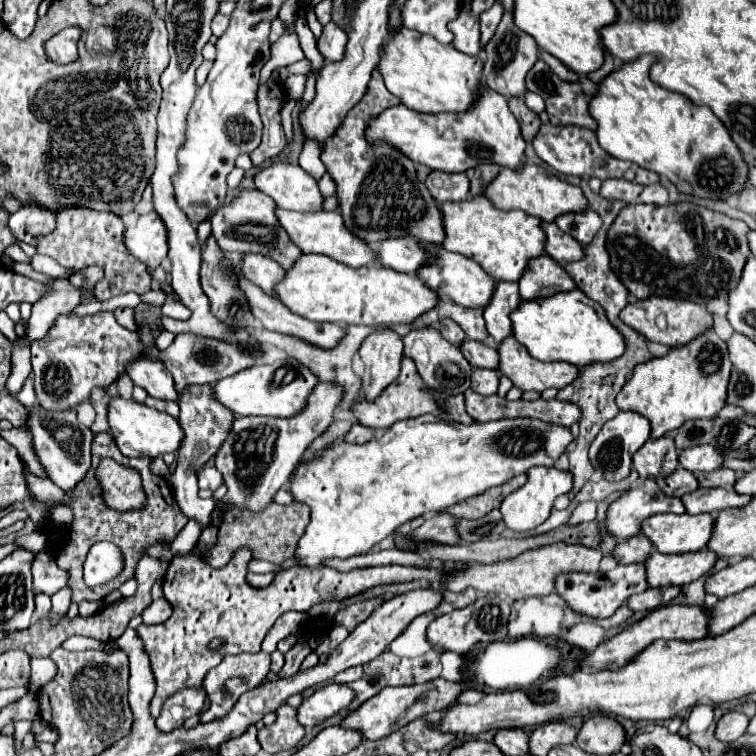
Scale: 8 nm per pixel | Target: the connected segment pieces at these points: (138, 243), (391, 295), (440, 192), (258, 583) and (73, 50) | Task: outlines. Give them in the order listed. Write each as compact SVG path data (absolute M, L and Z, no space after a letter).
M156 212L138 216L136 224L124 230L124 244L136 260L146 264L146 268L158 268L168 254L166 230L160 216Z
M302 254L274 290L280 302L294 314L312 322L336 322L344 326L392 326L412 322L438 302L434 290L424 286L414 274L400 274L378 264L352 268L320 254Z
M432 170L426 178L426 188L430 190L432 198L440 204L446 200L464 200L468 194L468 178L464 172L448 174L440 170Z
M248 574L246 576L246 580L248 580L248 584L256 588L265 588L272 582L272 578L274 578L274 574Z
M68 26L64 30L60 30L58 34L54 34L44 50L46 50L46 58L54 64L70 64L78 60L78 40L82 36L82 28L80 26Z

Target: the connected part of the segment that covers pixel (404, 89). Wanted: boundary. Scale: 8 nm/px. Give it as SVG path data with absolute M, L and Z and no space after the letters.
M400 26L392 30L382 46L378 70L384 76L386 88L400 98L400 102L416 112L460 112L466 110L474 100L474 90L478 88L482 62L474 56L458 52L452 44L444 46L436 38L418 34Z

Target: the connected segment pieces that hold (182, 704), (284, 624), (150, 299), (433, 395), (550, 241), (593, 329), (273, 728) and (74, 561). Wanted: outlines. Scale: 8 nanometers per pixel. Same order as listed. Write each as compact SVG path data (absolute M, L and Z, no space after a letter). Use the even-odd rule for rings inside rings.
M186 686L178 690L164 702L160 716L156 718L156 728L160 732L172 732L180 728L184 720L200 714L204 700L206 700L204 686Z
M286 612L286 614L282 614L282 616L276 620L276 624L268 630L268 634L266 634L264 642L262 642L262 652L272 654L272 652L276 650L276 644L278 644L282 638L286 638L286 636L296 634L296 632L308 622L308 618L310 618L310 616L304 614L304 612Z
M150 290L147 293L141 295L141 302L149 305L162 307L164 305L166 296L162 290Z
M402 358L398 378L390 386L386 386L386 390L382 390L382 394L376 400L364 400L364 396L360 394L356 404L352 406L352 414L354 414L356 422L360 422L364 426L372 426L372 428L390 428L398 420L416 418L416 416L430 414L430 412L440 420L450 420L450 422L460 422L460 424L474 422L464 410L464 396L462 394L460 396L446 396L446 394L440 394L436 390L430 390L424 384L424 380L418 376L416 366L410 358Z
M542 222L542 230L546 234L544 250L558 264L574 262L574 260L580 260L584 256L584 250L582 250L580 242L576 242L570 234L562 232L554 222Z
M578 288L568 292L558 292L548 298L522 300L516 310L512 310L512 334L528 350L528 354L542 362L570 362L578 368L590 362L610 362L624 352L624 338L606 320L600 306L600 316L592 308L598 306Z
M282 704L276 710L276 722L258 730L258 742L268 754L292 750L304 738L304 726L296 722L296 708Z
M98 432L92 440L92 466L90 470L86 472L86 476L78 482L78 486L66 490L64 494L68 496L68 502L64 506L68 506L72 510L72 522L70 522L70 528L68 526L56 526L54 520L52 520L52 510L58 508L56 502L44 502L44 500L38 500L38 498L32 498L32 500L26 500L22 502L22 508L30 514L30 518L38 524L38 530L42 534L46 534L46 540L52 548L52 552L56 552L57 565L68 570L69 580L67 586L72 588L74 596L72 600L74 602L82 602L82 600L102 600L108 592L116 590L124 580L132 578L134 576L134 568L136 568L136 562L144 556L144 550L150 546L150 544L156 544L160 540L164 542L172 542L176 538L176 534L186 526L188 518L184 518L184 514L178 510L174 498L172 498L172 492L170 488L166 486L164 478L156 476L152 470L150 470L150 464L152 464L152 458L126 458L120 454L120 450L116 448L112 436L108 432ZM100 458L114 458L114 460L140 460L140 474L142 474L142 482L144 482L144 490L146 490L146 496L148 496L148 504L142 512L114 512L114 510L108 510L108 506L104 506L104 500L100 498L100 488L96 486L96 478L94 478L94 470L100 462ZM100 540L108 540L108 542L114 542L122 556L124 556L124 568L122 572L112 578L110 582L106 584L100 584L100 586L86 586L84 584L84 574L82 574L82 564L86 560L86 554L90 550L92 544L100 542Z

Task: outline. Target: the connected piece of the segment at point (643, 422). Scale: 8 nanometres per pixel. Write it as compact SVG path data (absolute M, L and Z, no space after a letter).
M632 410L618 412L616 418L612 418L612 420L608 420L604 424L600 434L592 442L592 446L590 446L590 460L592 460L594 468L604 474L606 480L618 482L618 480L622 480L622 478L626 478L630 474L632 456L648 438L650 438L650 422L648 422L648 418L644 418L642 414L632 412Z

